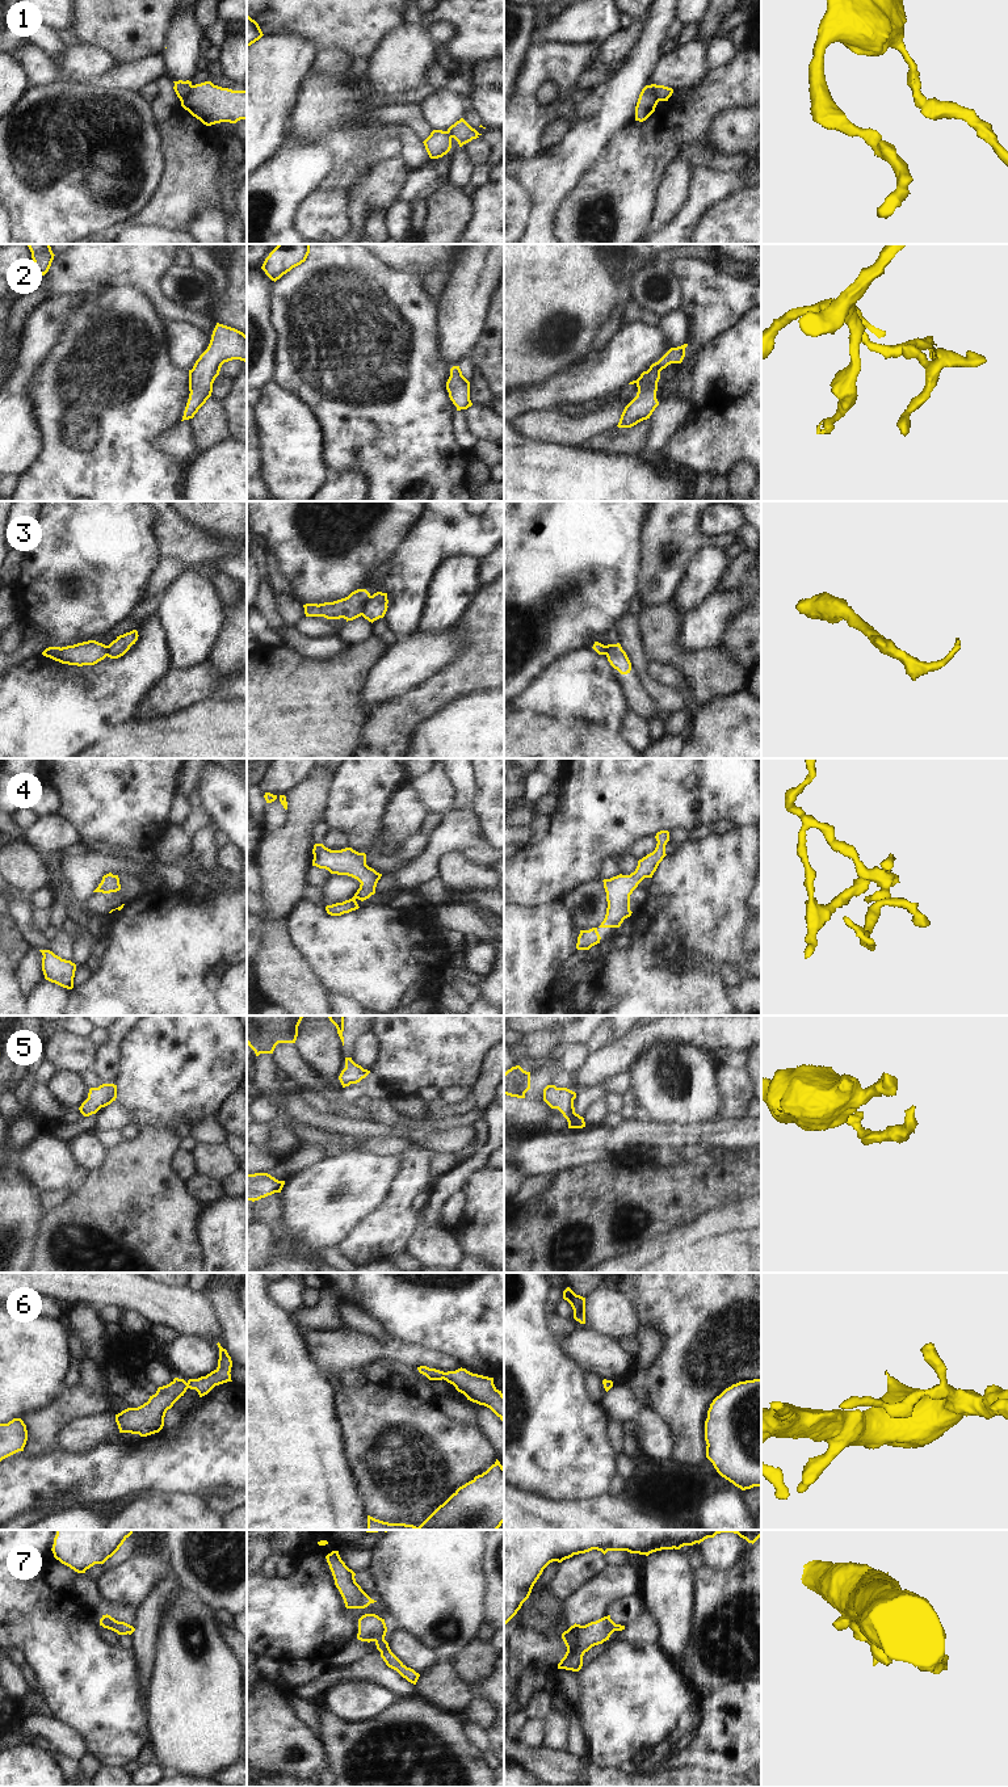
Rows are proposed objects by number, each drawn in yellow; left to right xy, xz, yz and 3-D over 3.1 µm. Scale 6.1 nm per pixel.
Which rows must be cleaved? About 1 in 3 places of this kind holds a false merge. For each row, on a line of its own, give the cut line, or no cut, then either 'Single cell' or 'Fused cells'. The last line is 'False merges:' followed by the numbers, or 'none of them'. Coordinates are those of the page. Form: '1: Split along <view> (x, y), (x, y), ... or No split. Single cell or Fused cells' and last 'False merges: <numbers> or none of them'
1: Split along xy (193, 85), (181, 102). Fused cells
2: No split. Single cell
3: Split along xz (372, 596), (361, 614). Fused cells
4: No split. Single cell
5: No split. Single cell
6: No split. Single cell
7: No split. Single cell
False merges: 1, 3

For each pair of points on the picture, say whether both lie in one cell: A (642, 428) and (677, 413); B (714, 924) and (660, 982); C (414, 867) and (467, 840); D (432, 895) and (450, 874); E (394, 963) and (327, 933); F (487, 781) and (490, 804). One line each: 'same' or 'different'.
A: different
B: same
C: same
D: different
E: same
F: same

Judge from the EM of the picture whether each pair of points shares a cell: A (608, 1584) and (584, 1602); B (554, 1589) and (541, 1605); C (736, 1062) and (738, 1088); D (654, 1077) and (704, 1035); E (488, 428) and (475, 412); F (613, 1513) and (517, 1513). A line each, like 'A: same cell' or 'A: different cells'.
A: same cell
B: different cells
C: different cells
D: different cells
E: same cell
F: same cell

